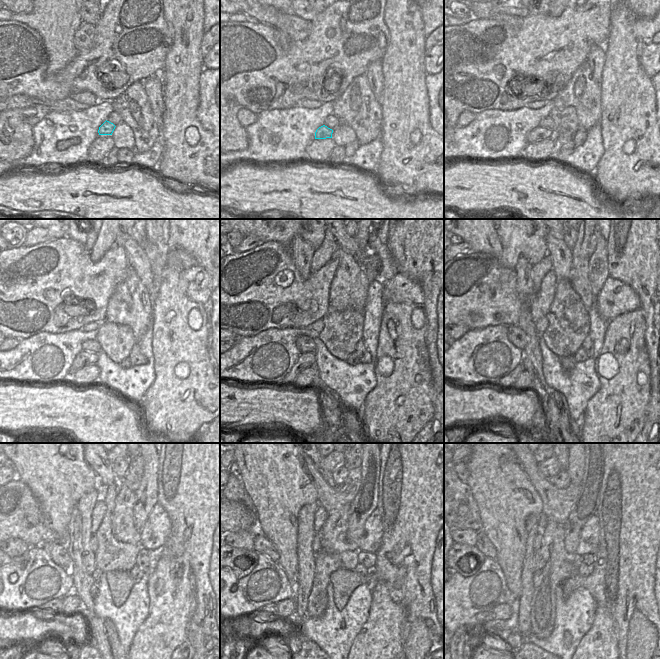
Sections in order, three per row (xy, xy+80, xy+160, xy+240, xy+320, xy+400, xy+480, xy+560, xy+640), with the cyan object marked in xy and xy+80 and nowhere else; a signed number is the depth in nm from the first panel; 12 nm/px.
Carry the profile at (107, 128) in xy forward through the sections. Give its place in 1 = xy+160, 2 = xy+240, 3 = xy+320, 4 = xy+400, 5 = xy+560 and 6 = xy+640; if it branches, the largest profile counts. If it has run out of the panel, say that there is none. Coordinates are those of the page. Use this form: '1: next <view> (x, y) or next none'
1: next xy+160 (537, 134)
2: next xy+240 (84, 358)
3: next xy+320 (308, 359)
4: next xy+400 (507, 381)
5: next xy+560 (268, 611)
6: next xy+640 (485, 616)

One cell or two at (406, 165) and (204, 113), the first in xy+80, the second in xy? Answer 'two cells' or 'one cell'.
two cells

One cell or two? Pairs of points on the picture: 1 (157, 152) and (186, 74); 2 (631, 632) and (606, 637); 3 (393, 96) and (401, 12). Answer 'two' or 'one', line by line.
1: two
2: two
3: one

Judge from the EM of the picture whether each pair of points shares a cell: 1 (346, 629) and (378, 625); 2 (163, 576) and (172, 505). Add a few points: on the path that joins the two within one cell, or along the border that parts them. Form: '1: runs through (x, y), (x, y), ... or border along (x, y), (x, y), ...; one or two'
1: border along (370, 605), (368, 619), (350, 648); two
2: border along (160, 555), (168, 557), (184, 556), (189, 561); two

